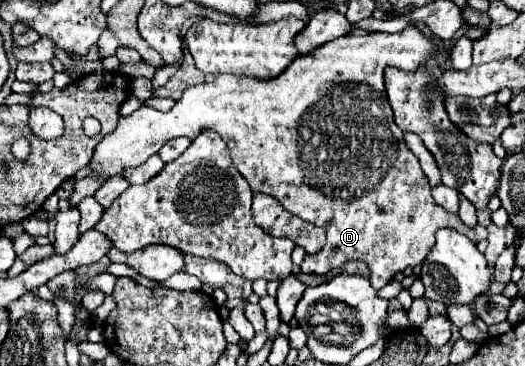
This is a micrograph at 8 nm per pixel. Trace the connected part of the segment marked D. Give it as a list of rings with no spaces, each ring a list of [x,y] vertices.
[[[410,27],[402,33],[356,33],[338,37],[320,45],[308,55],[296,57],[296,61],[292,61],[292,65],[272,81],[216,75],[212,83],[188,87],[182,99],[168,113],[162,113],[150,105],[142,105],[132,115],[120,117],[116,131],[106,135],[94,149],[90,165],[92,171],[104,173],[106,181],[114,175],[120,175],[126,167],[142,165],[170,139],[188,137],[192,141],[204,129],[212,129],[220,133],[228,145],[232,163],[244,175],[252,191],[272,195],[286,211],[326,231],[326,247],[316,255],[304,257],[302,273],[324,275],[350,259],[358,259],[370,267],[372,287],[380,289],[396,273],[408,267],[416,267],[424,261],[430,247],[434,245],[434,233],[438,227],[452,227],[474,243],[488,237],[484,225],[476,225],[472,229],[462,223],[460,215],[448,213],[436,205],[434,197],[430,195],[428,177],[420,169],[416,155],[406,147],[402,131],[396,127],[392,107],[386,99],[386,65],[412,72],[426,65],[430,57],[436,57],[440,67],[446,65],[430,37],[418,27]]]

